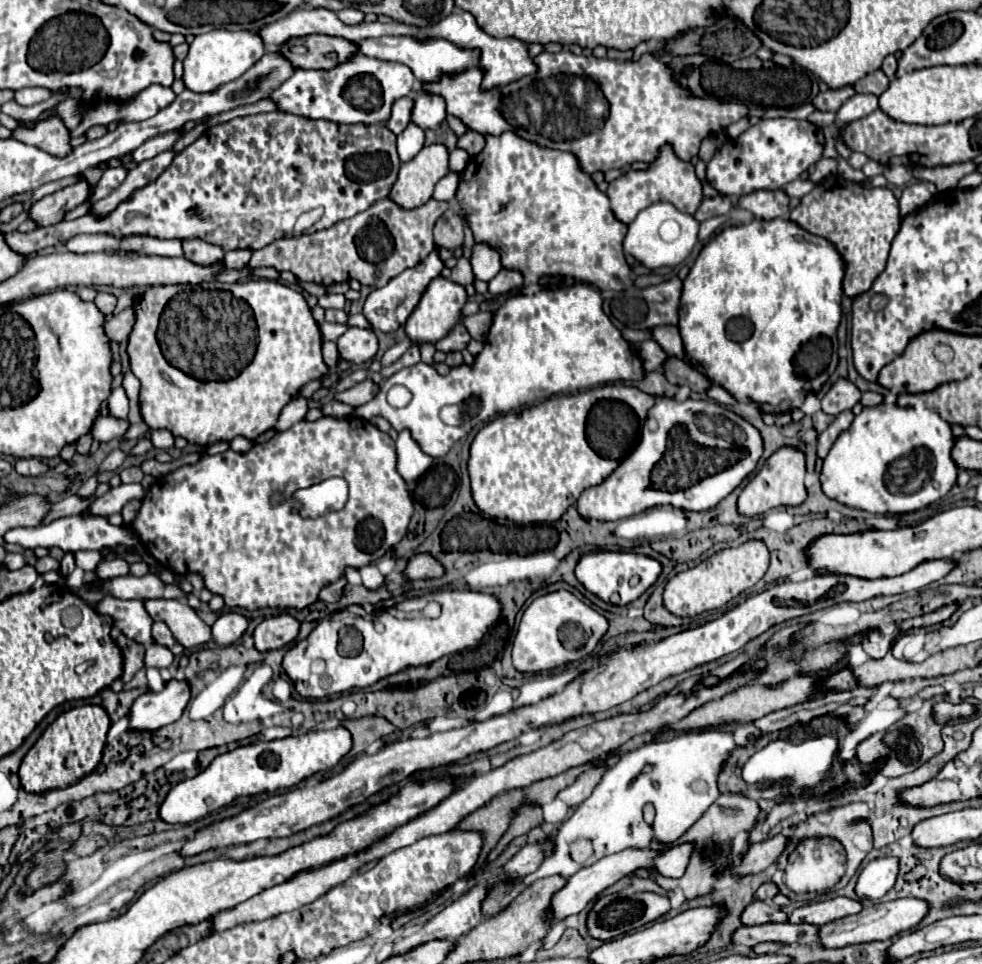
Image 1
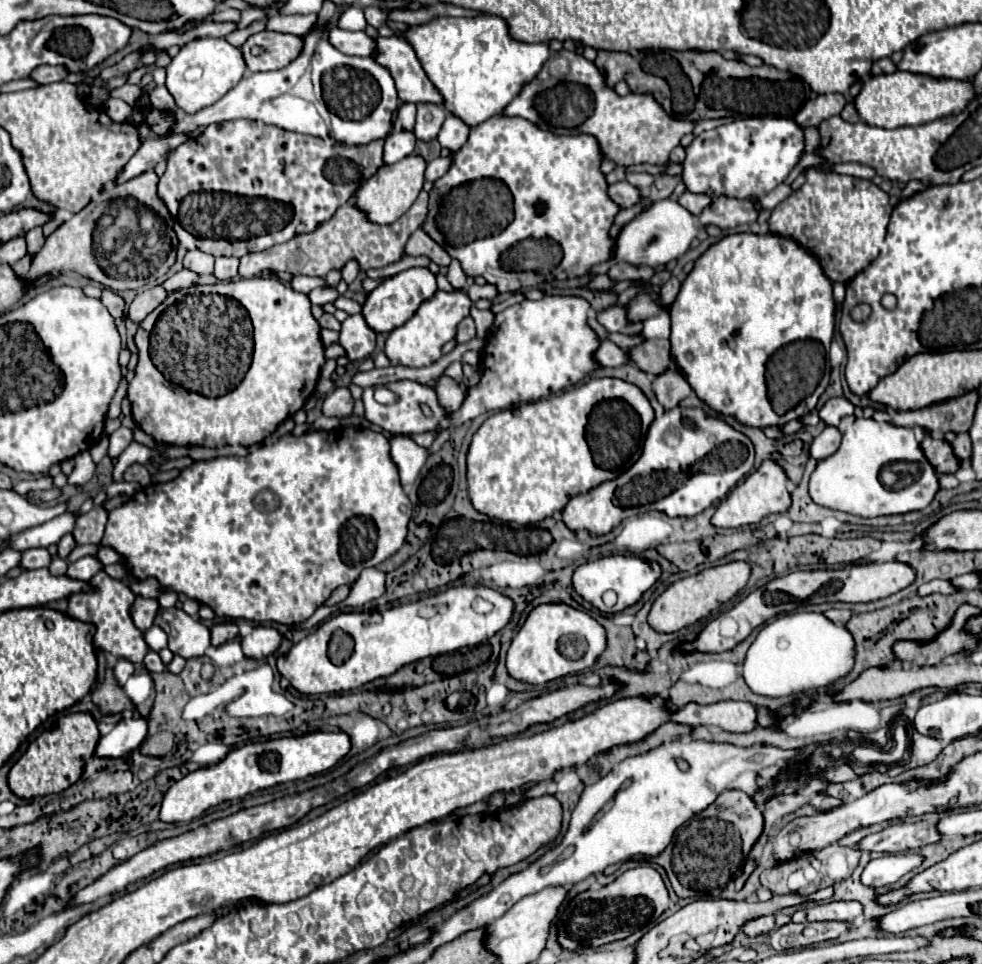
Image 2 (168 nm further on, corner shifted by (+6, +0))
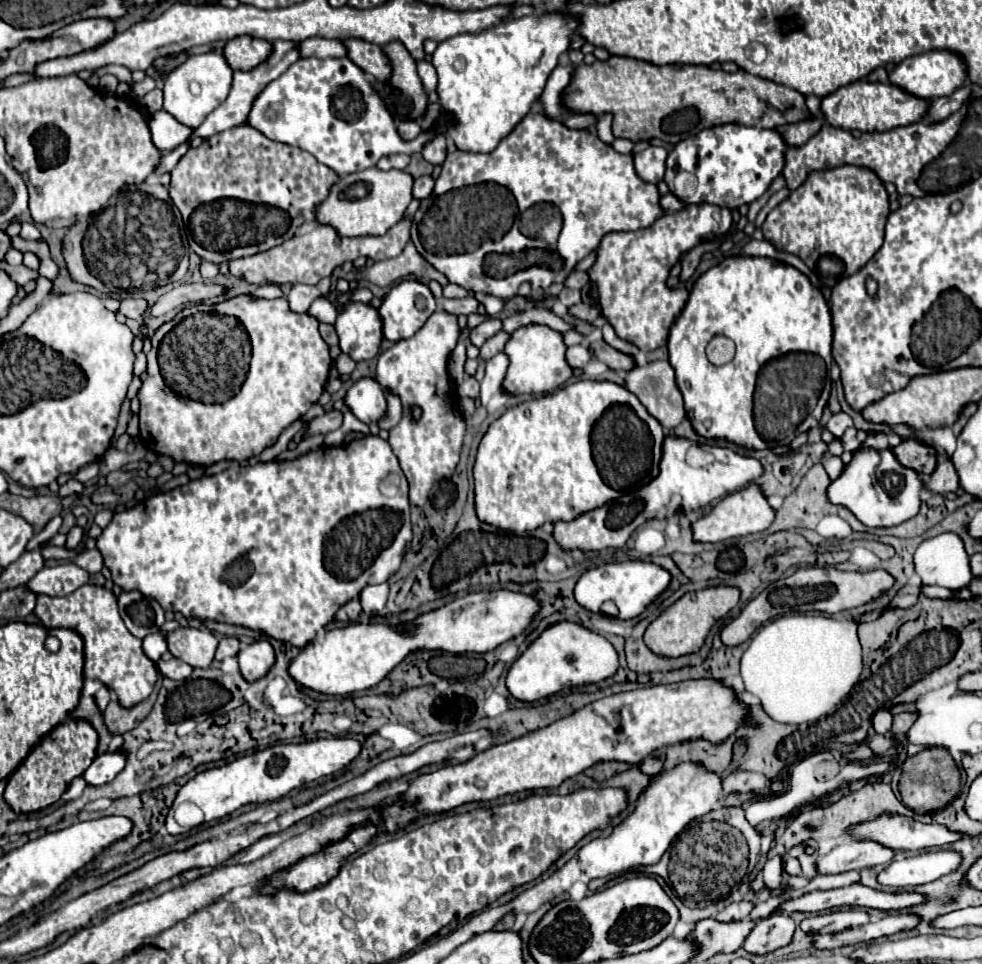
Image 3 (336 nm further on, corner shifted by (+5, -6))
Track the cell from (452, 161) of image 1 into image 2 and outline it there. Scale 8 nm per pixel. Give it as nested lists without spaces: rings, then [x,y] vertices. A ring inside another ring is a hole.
[[[440,151],[440,157],[436,157],[436,159],[432,159],[428,163],[428,167],[426,167],[426,179],[428,181],[436,181],[442,175],[446,175],[446,171],[452,167],[452,159],[454,159],[452,155],[442,155],[442,151]]]

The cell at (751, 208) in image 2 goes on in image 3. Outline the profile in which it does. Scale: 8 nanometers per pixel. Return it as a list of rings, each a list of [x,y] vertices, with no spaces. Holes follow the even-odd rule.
[[[687,205],[681,211],[665,213],[653,225],[627,233],[607,233],[599,247],[597,259],[591,265],[589,279],[599,293],[601,317],[613,325],[619,339],[637,345],[643,353],[655,351],[667,343],[669,329],[687,303],[687,289],[669,289],[667,277],[683,255],[703,241],[725,235],[731,229],[731,211],[717,205]]]

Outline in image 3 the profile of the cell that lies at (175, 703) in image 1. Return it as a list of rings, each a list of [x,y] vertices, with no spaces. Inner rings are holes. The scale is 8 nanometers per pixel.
[[[103,753],[97,755],[89,769],[83,773],[87,785],[105,785],[115,779],[115,775],[125,767],[125,753]]]

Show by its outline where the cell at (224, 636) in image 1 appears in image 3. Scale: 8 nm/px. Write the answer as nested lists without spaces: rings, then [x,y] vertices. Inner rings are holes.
[[[223,637],[219,641],[219,647],[217,647],[217,655],[215,655],[215,661],[223,661],[225,657],[233,657],[239,653],[239,639],[235,637]]]

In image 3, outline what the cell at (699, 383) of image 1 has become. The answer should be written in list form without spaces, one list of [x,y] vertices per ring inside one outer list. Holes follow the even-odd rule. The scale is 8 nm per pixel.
[[[605,341],[601,343],[595,343],[591,345],[591,351],[593,351],[593,357],[601,363],[605,363],[609,369],[617,371],[617,373],[627,373],[627,369],[633,367],[633,359],[619,353],[617,349],[613,349],[611,345],[607,345]]]

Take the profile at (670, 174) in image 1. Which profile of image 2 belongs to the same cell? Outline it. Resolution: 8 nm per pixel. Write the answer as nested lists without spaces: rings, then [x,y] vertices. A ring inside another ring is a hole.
[[[618,181],[618,183],[610,185],[608,195],[620,209],[630,209],[640,201],[640,189],[630,185],[628,181]]]

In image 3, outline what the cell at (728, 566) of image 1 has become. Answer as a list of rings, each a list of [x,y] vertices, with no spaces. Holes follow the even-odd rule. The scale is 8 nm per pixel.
[[[707,587],[703,591],[691,591],[685,593],[679,601],[675,601],[667,611],[663,611],[645,631],[645,645],[661,657],[681,657],[681,655],[689,655],[689,653],[697,653],[711,627],[725,617],[735,605],[739,603],[739,589],[735,587]]]

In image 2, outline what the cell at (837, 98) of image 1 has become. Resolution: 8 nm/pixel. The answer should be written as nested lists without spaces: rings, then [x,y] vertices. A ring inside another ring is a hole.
[[[818,95],[816,99],[810,99],[794,117],[800,127],[810,127],[810,125],[820,125],[824,119],[840,115],[840,111],[846,105],[844,95]]]

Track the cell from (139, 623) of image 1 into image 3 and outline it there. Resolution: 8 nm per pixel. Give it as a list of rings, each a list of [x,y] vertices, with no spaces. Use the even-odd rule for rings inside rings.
[[[83,585],[75,593],[65,597],[39,595],[33,613],[47,629],[63,627],[73,629],[81,635],[85,649],[83,677],[101,681],[109,691],[117,695],[121,707],[135,707],[151,695],[153,685],[159,677],[157,665],[143,653],[141,639],[131,635],[123,625],[117,609],[117,597],[113,595],[113,591],[99,585]]]

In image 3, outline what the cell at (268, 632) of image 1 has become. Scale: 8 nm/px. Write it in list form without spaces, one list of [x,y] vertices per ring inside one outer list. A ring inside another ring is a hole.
[[[257,641],[241,649],[237,655],[239,661],[239,671],[245,681],[257,681],[267,675],[267,671],[275,663],[275,653],[273,647],[267,641]]]

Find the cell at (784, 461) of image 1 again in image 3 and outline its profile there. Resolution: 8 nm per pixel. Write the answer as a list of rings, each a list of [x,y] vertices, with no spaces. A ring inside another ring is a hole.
[[[749,485],[741,491],[735,491],[727,497],[723,497],[707,515],[703,515],[695,523],[691,523],[693,541],[697,541],[697,543],[719,543],[725,539],[743,537],[749,533],[759,533],[773,523],[773,517],[775,517],[775,511],[767,505],[767,499],[761,493],[761,489],[757,485]]]

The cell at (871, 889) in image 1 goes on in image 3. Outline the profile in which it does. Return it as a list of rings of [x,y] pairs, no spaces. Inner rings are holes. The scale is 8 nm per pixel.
[[[937,849],[915,857],[907,857],[891,863],[883,873],[879,873],[879,883],[889,887],[915,887],[931,883],[943,875],[953,873],[963,861],[959,851]]]

